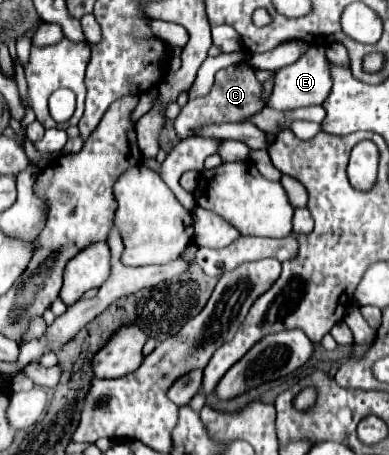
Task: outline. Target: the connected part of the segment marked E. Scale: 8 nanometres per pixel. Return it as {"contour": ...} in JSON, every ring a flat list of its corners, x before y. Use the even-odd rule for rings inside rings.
{"contour":[[311,47,307,55,303,55,299,61,291,63,289,67,283,67,275,75,275,87,267,101,267,107,277,111,295,111,299,107,309,105,321,105,331,91,331,77,327,67,327,57,323,47]]}

